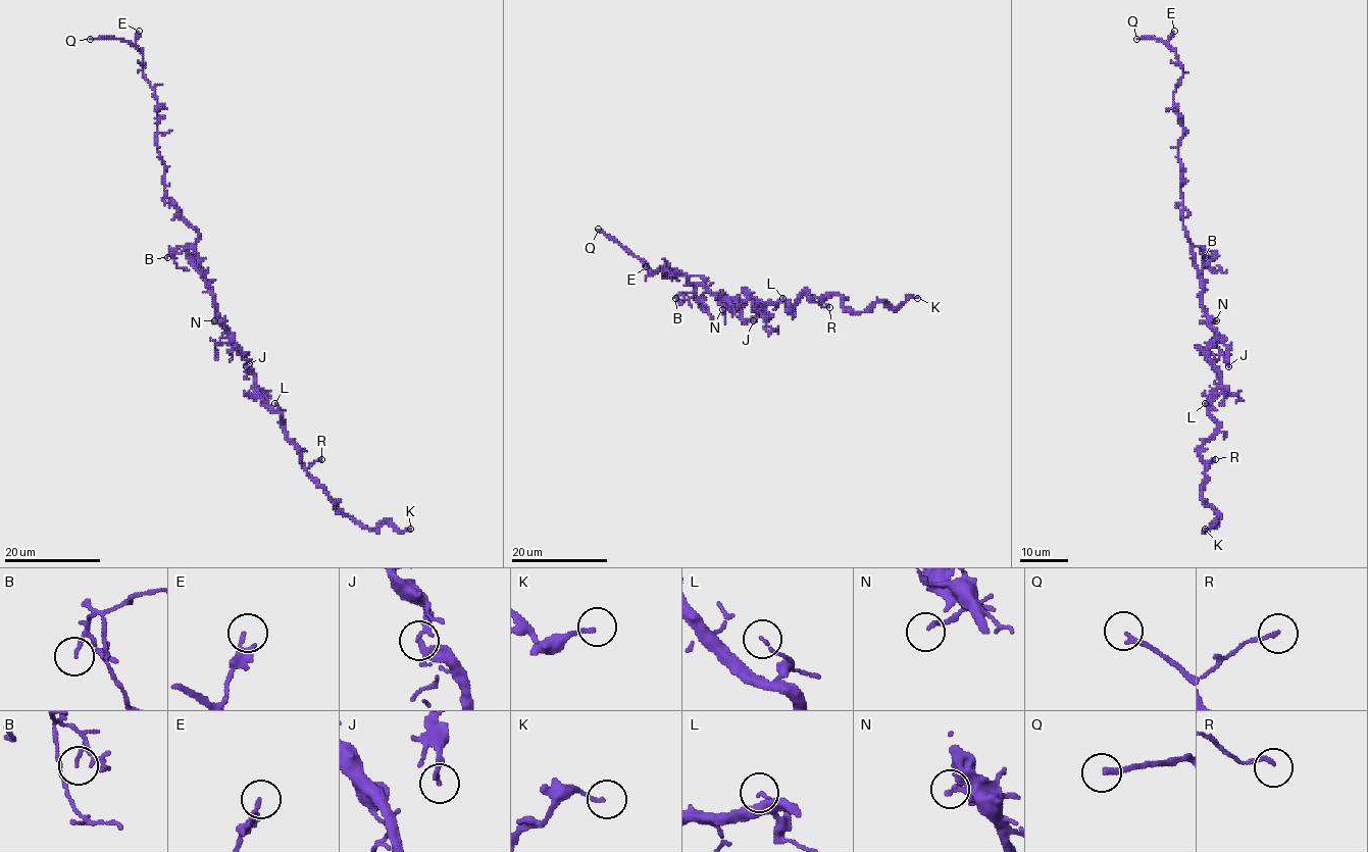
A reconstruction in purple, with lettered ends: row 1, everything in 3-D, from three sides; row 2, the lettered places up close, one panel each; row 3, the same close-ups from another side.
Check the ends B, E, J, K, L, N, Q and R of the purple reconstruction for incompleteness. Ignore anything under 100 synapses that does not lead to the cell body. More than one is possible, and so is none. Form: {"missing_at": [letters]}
{"missing_at": ["Q"]}

